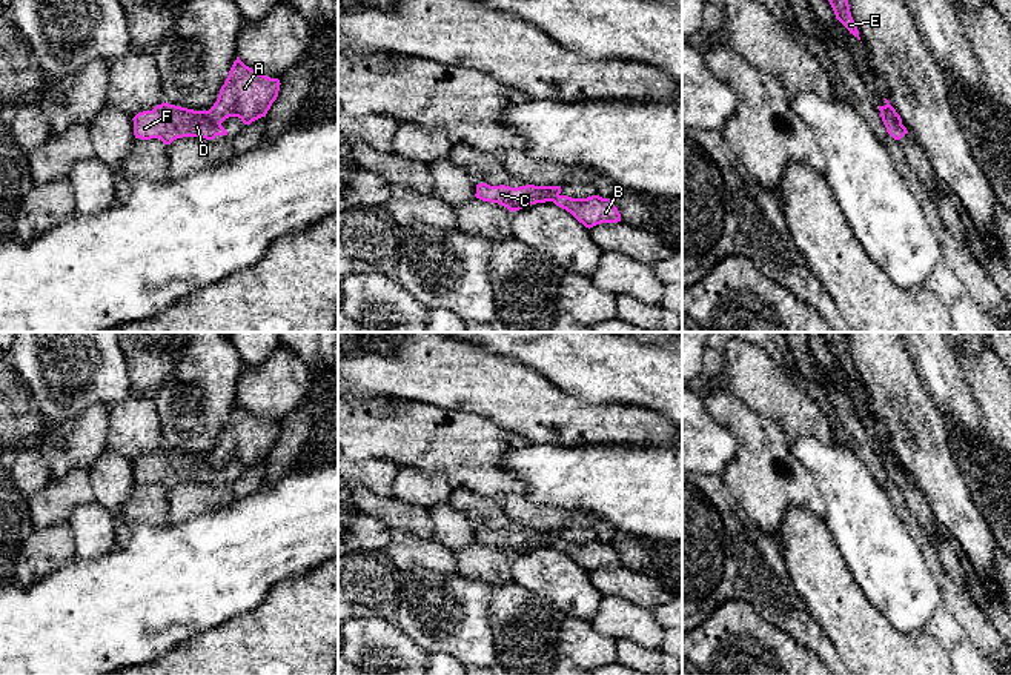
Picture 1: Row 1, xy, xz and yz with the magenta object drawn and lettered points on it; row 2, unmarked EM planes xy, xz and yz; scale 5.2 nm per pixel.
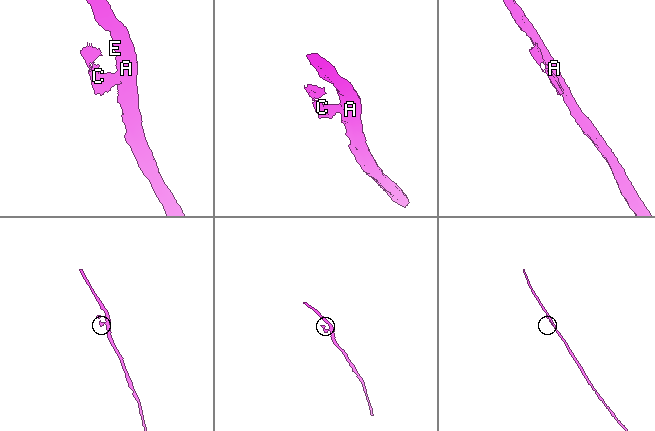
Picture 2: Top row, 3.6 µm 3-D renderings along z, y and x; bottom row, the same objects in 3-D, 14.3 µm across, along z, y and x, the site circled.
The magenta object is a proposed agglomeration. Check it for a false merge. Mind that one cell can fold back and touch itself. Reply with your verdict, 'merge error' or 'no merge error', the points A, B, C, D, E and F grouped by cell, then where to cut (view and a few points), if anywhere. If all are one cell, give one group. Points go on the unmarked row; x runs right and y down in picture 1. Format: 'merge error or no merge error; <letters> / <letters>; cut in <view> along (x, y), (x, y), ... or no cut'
merge error; A B E / C D F; cut in xy along (208, 455), (220, 469)

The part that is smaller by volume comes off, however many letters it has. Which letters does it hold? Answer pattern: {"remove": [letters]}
{"remove": ["C", "D", "F"]}

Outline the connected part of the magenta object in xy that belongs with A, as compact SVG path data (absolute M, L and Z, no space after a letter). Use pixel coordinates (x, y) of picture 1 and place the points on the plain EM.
M240 401L234 406L218 443L209 454L215 467L238 461L244 469L266 461L278 441L280 424L258 418L246 411Z

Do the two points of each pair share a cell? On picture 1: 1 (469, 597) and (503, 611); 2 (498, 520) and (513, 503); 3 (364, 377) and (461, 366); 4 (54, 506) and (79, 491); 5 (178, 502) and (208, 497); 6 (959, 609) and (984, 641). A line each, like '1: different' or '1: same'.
1: different
2: different
3: same
4: same
5: same
6: same

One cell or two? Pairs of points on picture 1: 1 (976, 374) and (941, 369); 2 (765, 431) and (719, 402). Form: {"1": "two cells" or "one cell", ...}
{"1": "two cells", "2": "one cell"}

